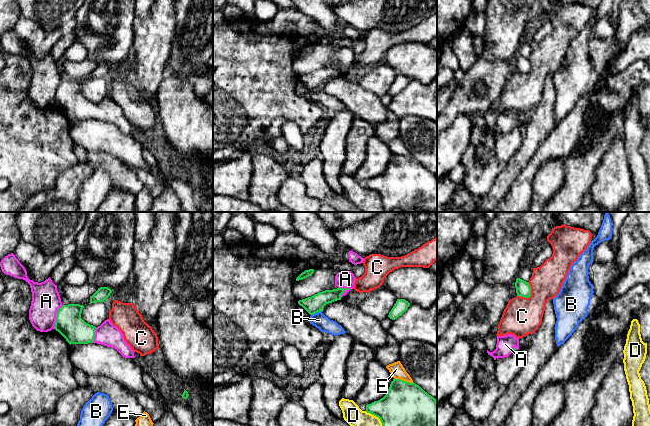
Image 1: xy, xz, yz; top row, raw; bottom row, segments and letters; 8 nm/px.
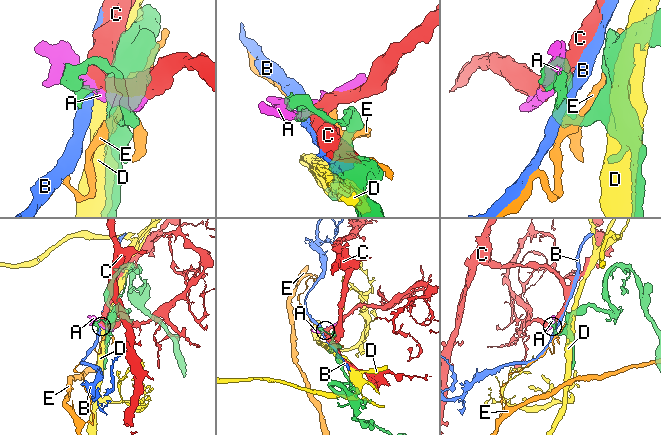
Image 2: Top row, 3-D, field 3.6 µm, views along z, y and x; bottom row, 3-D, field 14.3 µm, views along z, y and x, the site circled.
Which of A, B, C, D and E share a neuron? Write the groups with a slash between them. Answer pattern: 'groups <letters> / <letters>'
groups A / B / C / D / E

